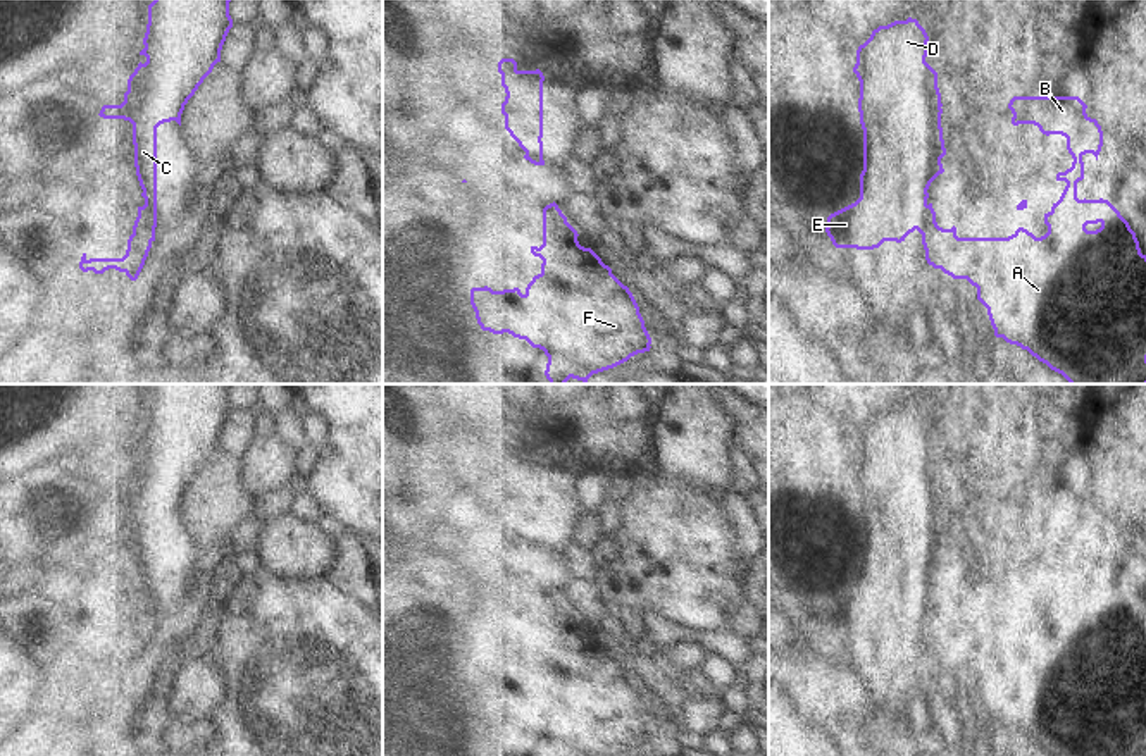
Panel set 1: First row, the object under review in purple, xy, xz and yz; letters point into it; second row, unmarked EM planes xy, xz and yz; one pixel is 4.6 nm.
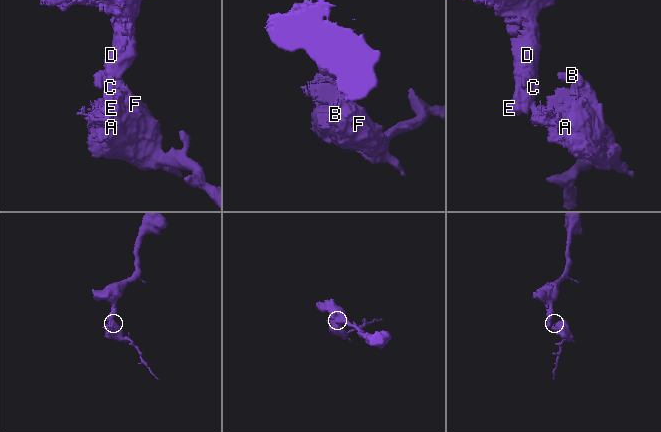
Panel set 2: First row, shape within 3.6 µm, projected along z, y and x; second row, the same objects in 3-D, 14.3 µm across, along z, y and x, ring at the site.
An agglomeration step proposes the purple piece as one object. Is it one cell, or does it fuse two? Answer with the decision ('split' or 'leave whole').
split

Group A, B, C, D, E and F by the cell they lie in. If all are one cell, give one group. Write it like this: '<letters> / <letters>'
A B F / C D E

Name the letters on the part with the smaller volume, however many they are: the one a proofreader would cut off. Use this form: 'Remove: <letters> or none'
Remove: A, B, F

